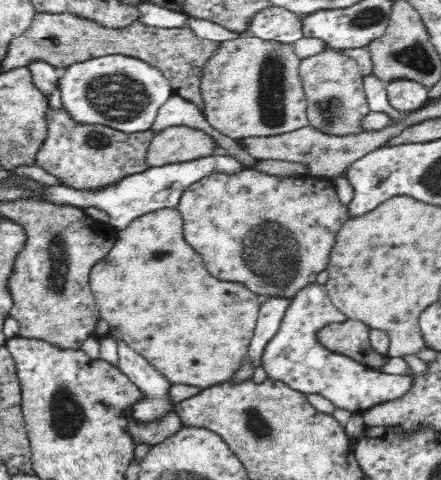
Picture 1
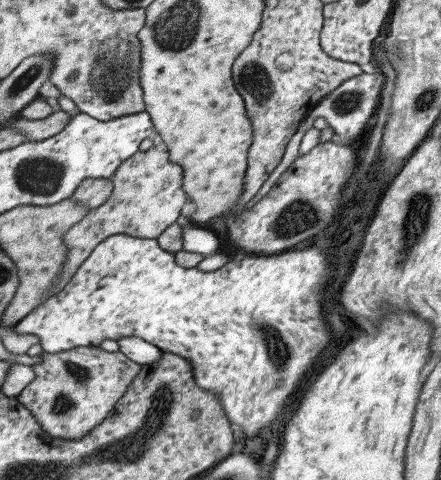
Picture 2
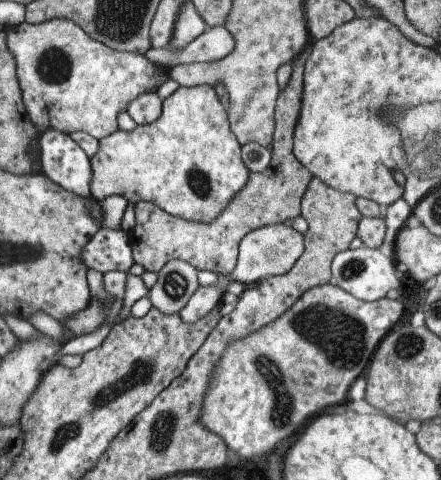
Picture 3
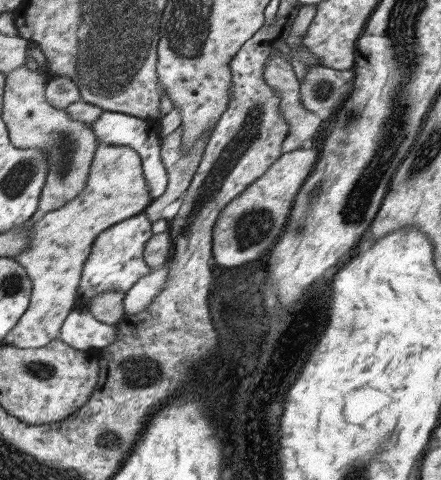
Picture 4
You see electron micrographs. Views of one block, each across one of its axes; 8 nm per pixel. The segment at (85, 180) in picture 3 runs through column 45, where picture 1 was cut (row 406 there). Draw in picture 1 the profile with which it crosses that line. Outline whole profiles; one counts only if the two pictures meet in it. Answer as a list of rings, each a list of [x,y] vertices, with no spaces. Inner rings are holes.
[[[118,340],[118,354],[120,370],[138,386],[142,394],[142,398],[132,406],[132,418],[136,422],[150,424],[160,422],[166,418],[166,414],[176,412],[178,402],[170,400],[170,388],[174,384],[122,340]]]

